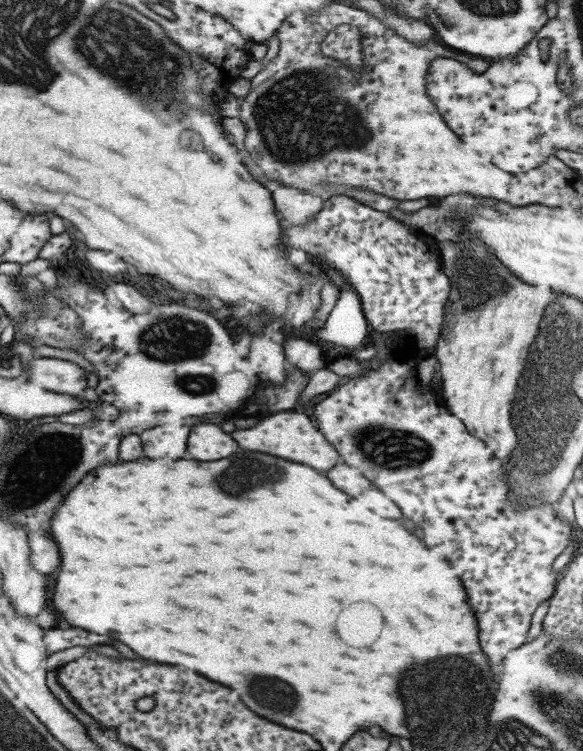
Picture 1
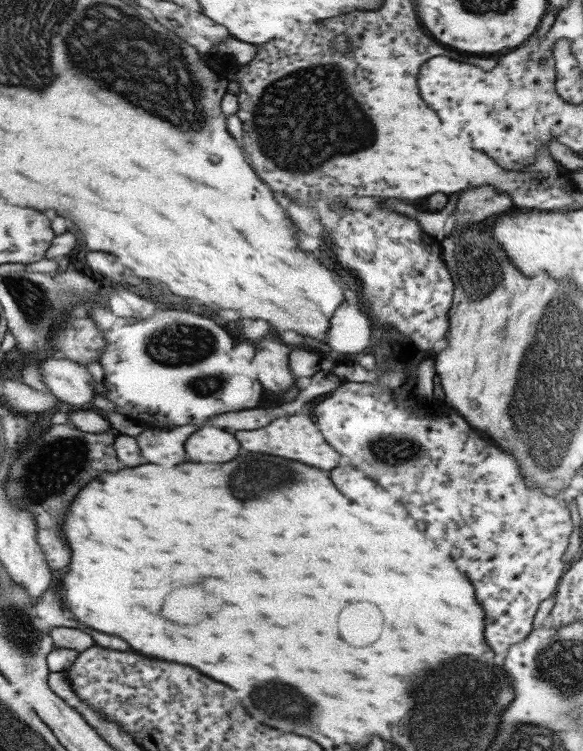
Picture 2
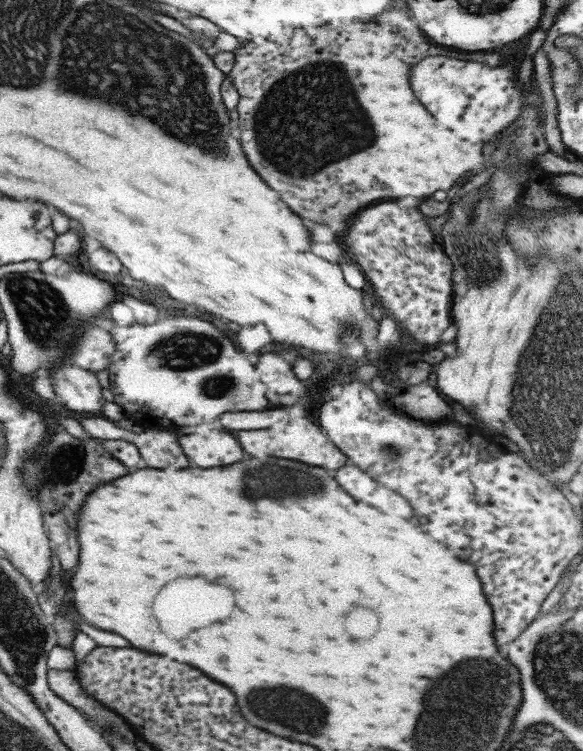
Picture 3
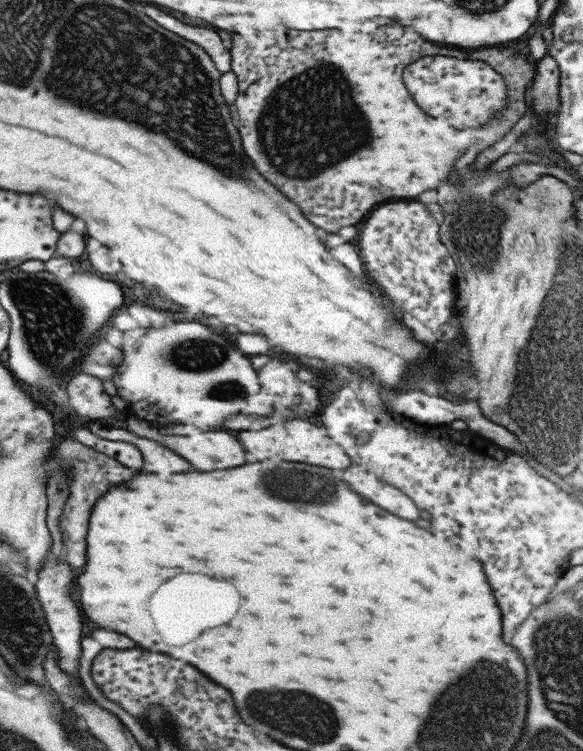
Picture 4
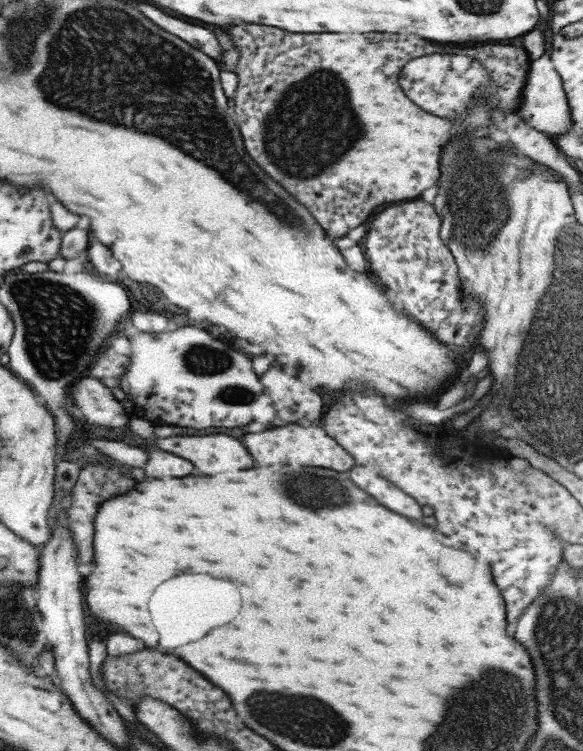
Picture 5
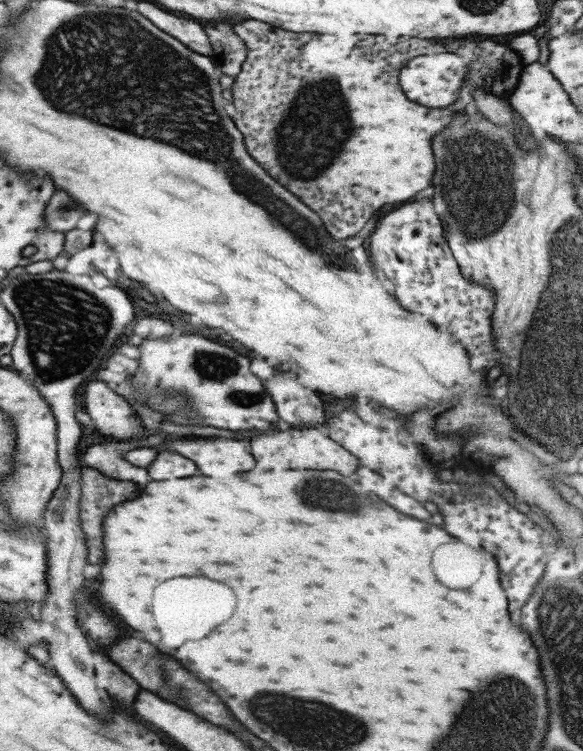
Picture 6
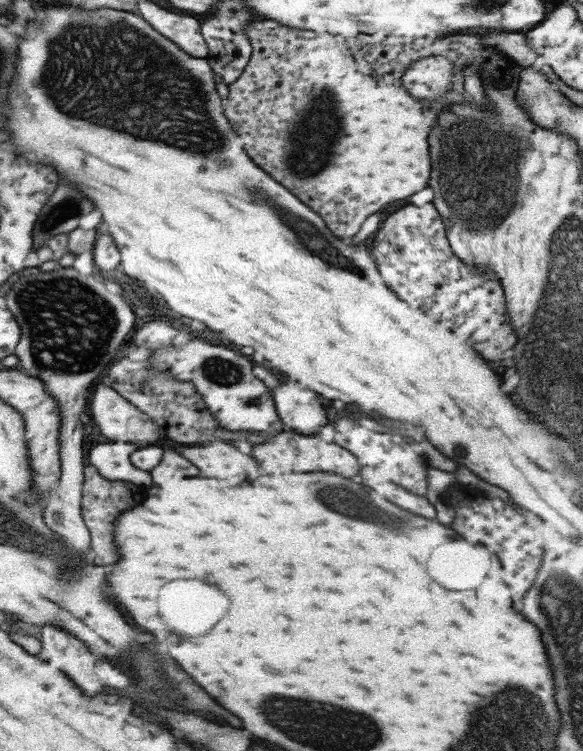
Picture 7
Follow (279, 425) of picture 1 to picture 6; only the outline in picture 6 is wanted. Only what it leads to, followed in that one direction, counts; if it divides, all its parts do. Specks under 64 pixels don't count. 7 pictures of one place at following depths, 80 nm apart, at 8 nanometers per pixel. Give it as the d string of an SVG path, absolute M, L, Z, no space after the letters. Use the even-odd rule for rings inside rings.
M289 428L285 432L259 434L249 440L251 454L257 462L257 468L269 468L269 472L279 470L334 470L343 476L353 476L357 468L357 458L343 450L339 444L329 437L321 436L315 428Z

